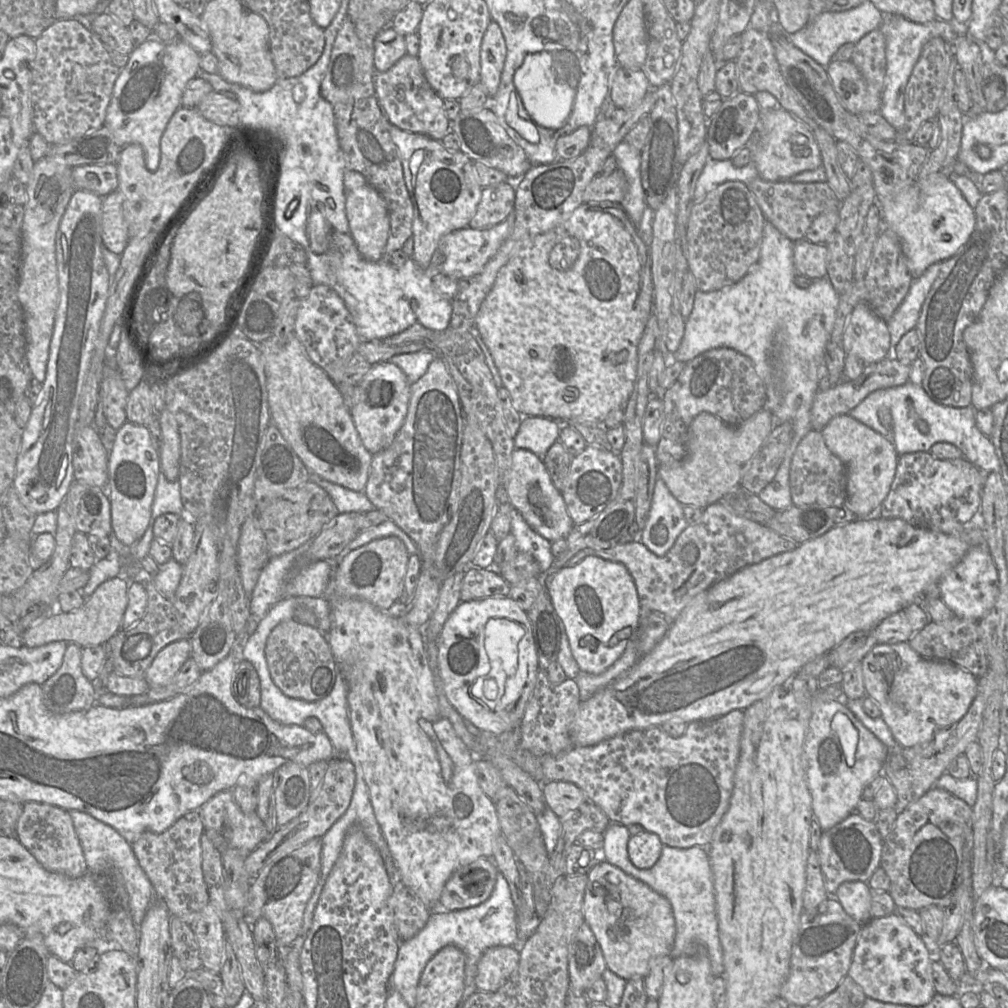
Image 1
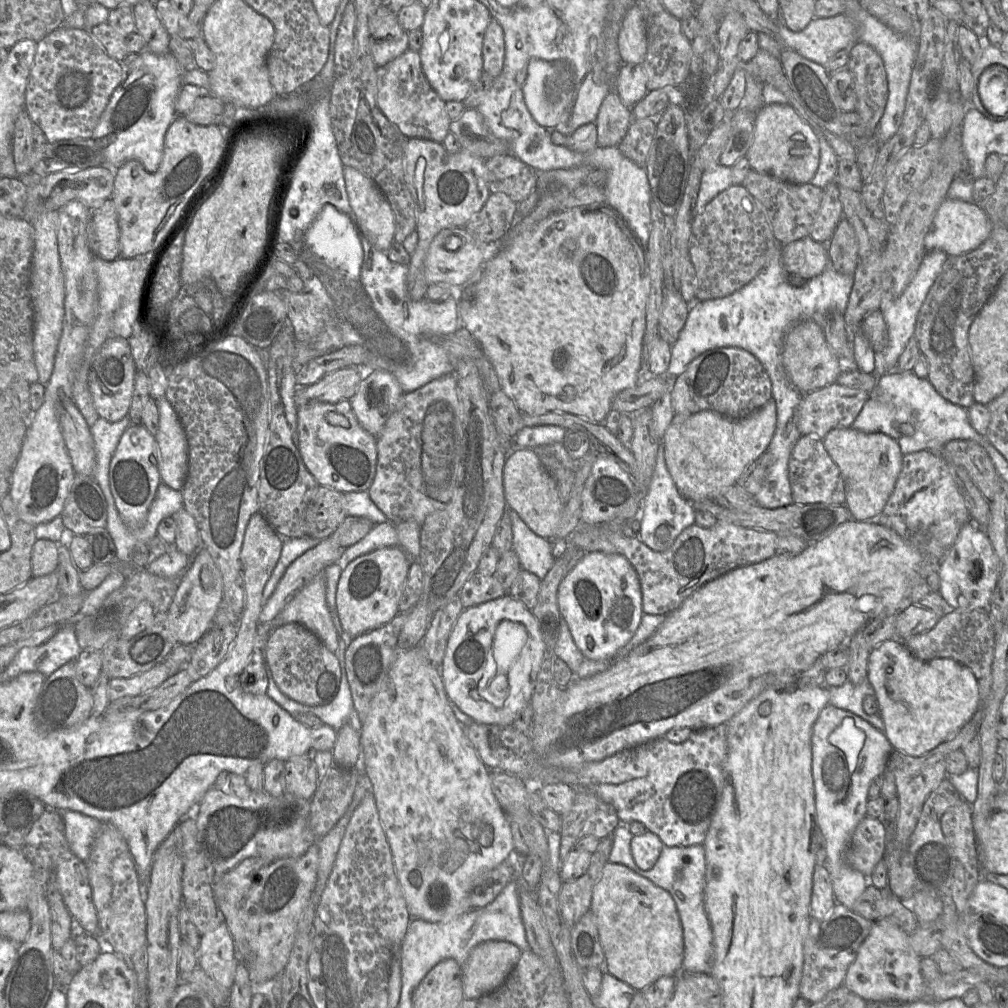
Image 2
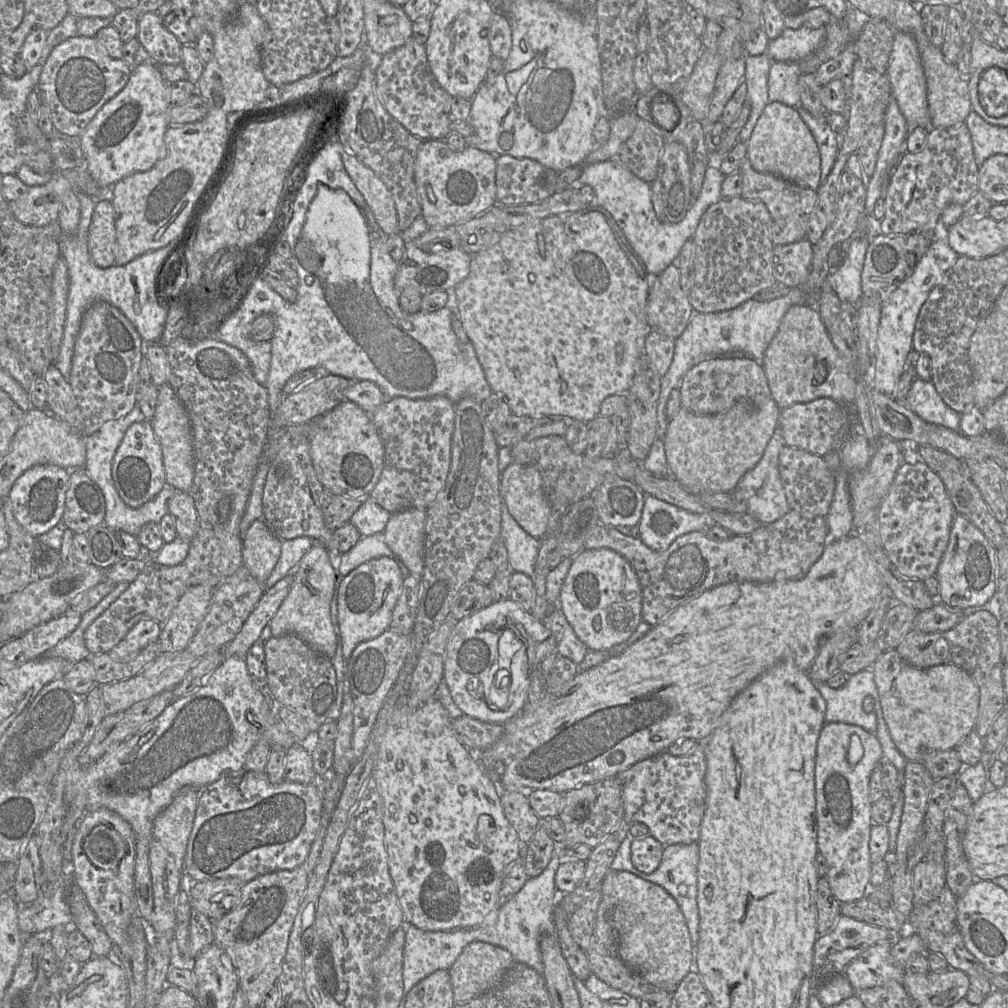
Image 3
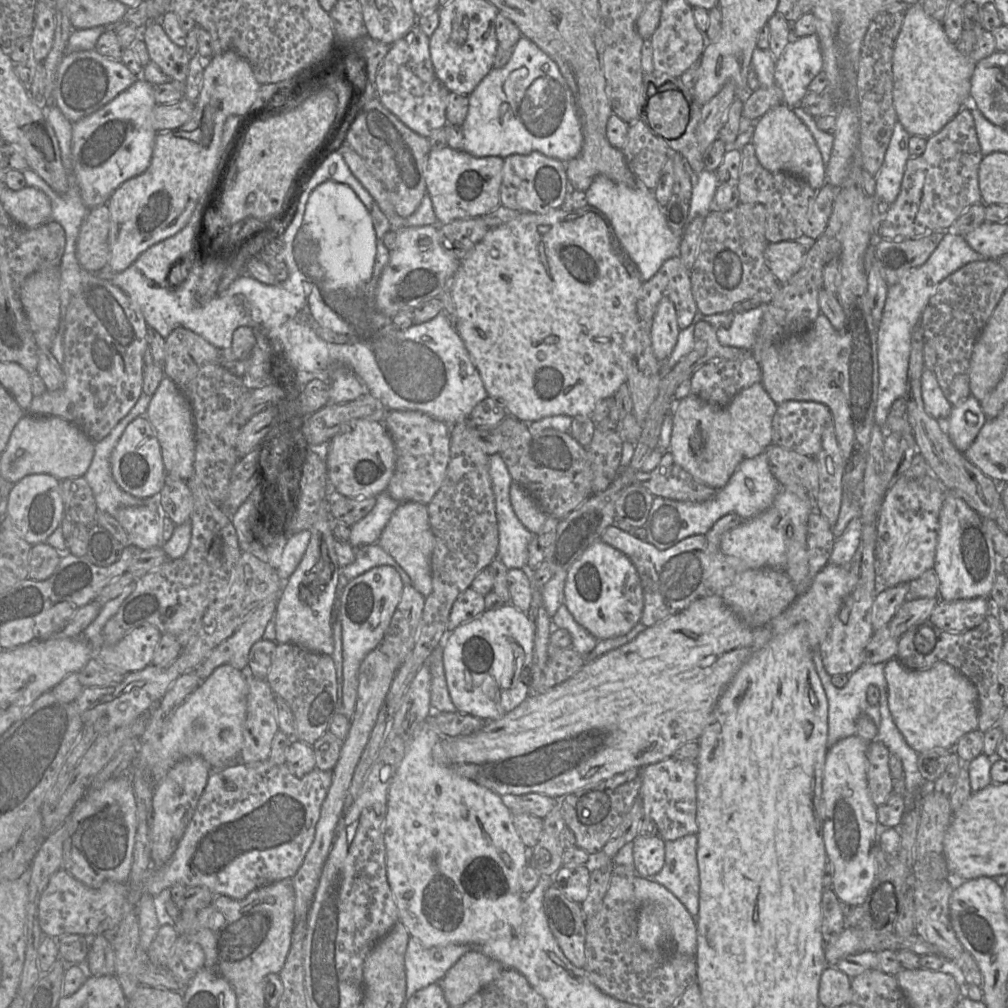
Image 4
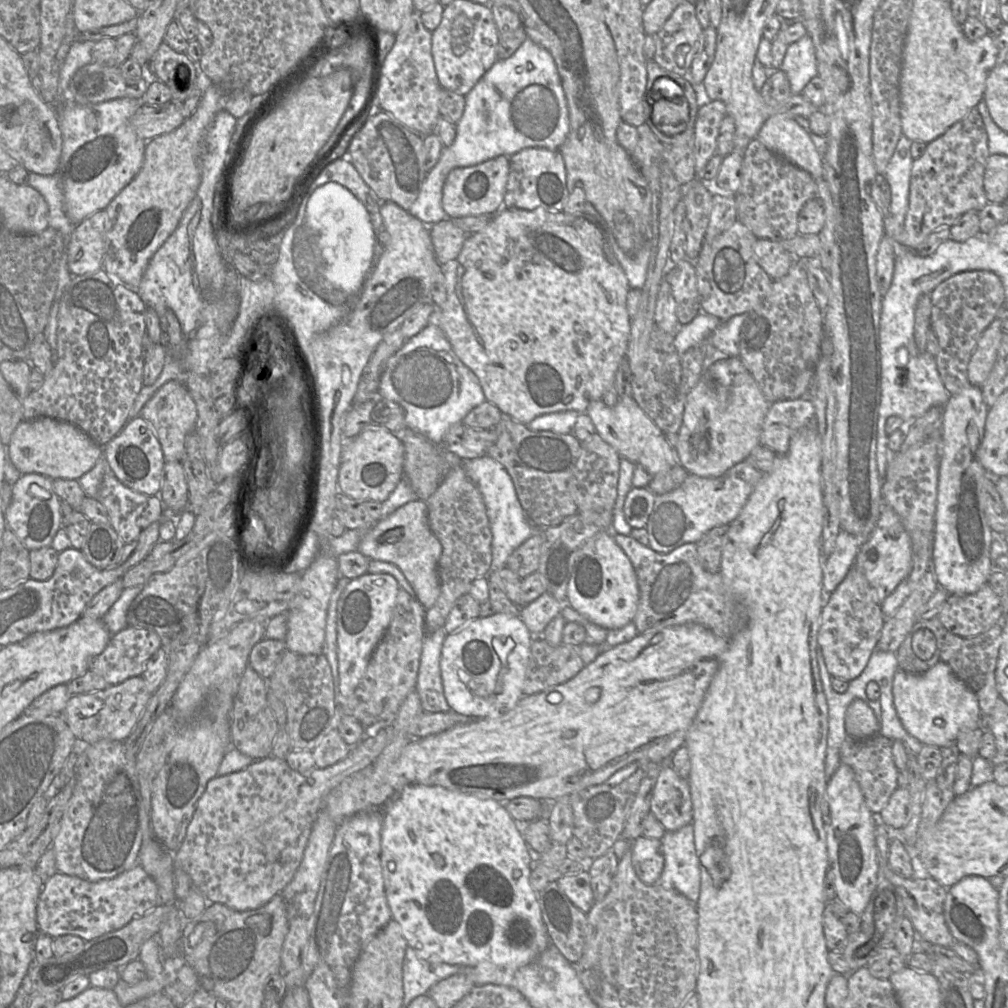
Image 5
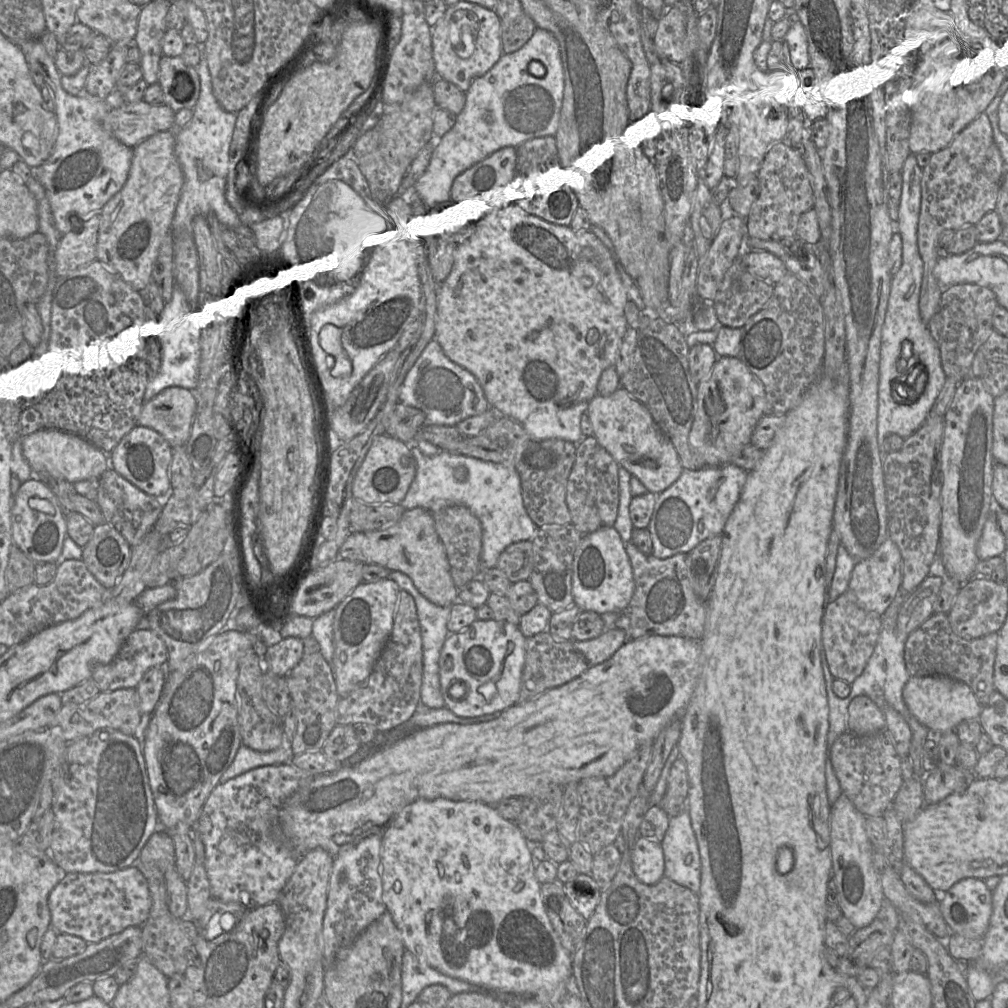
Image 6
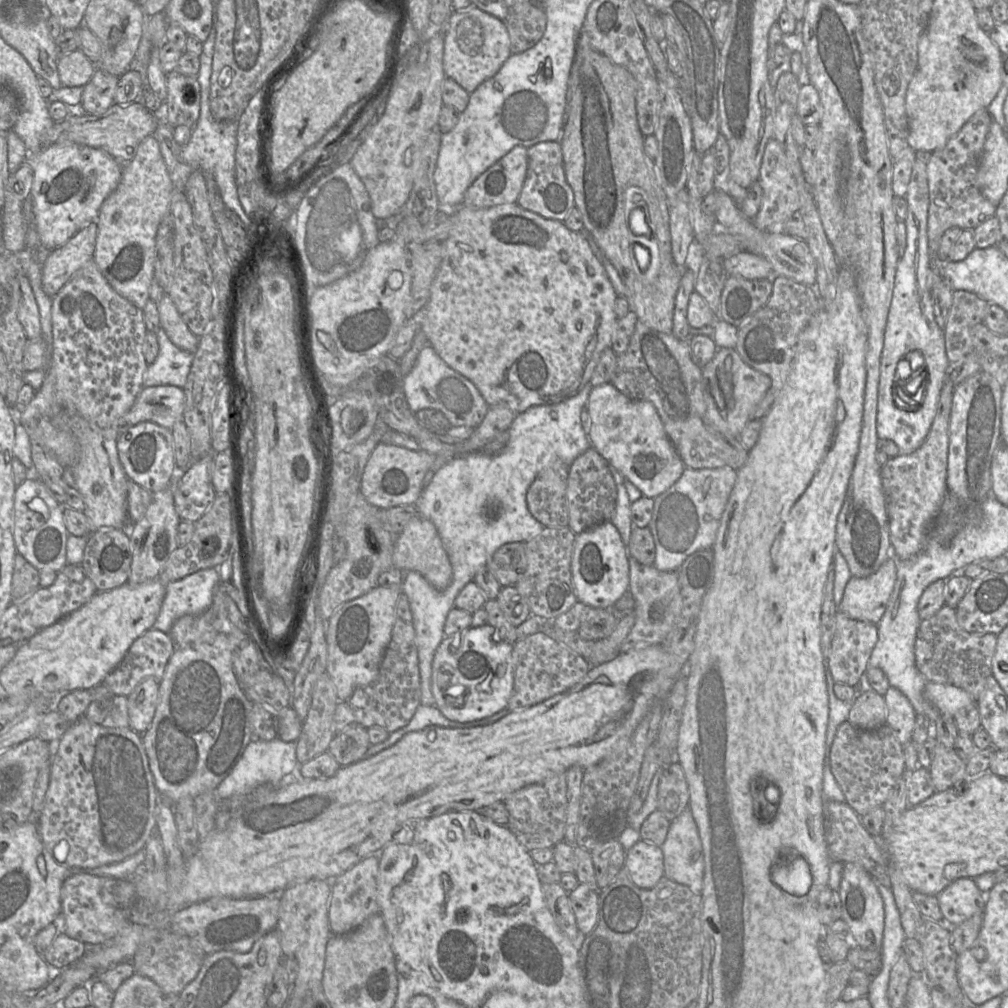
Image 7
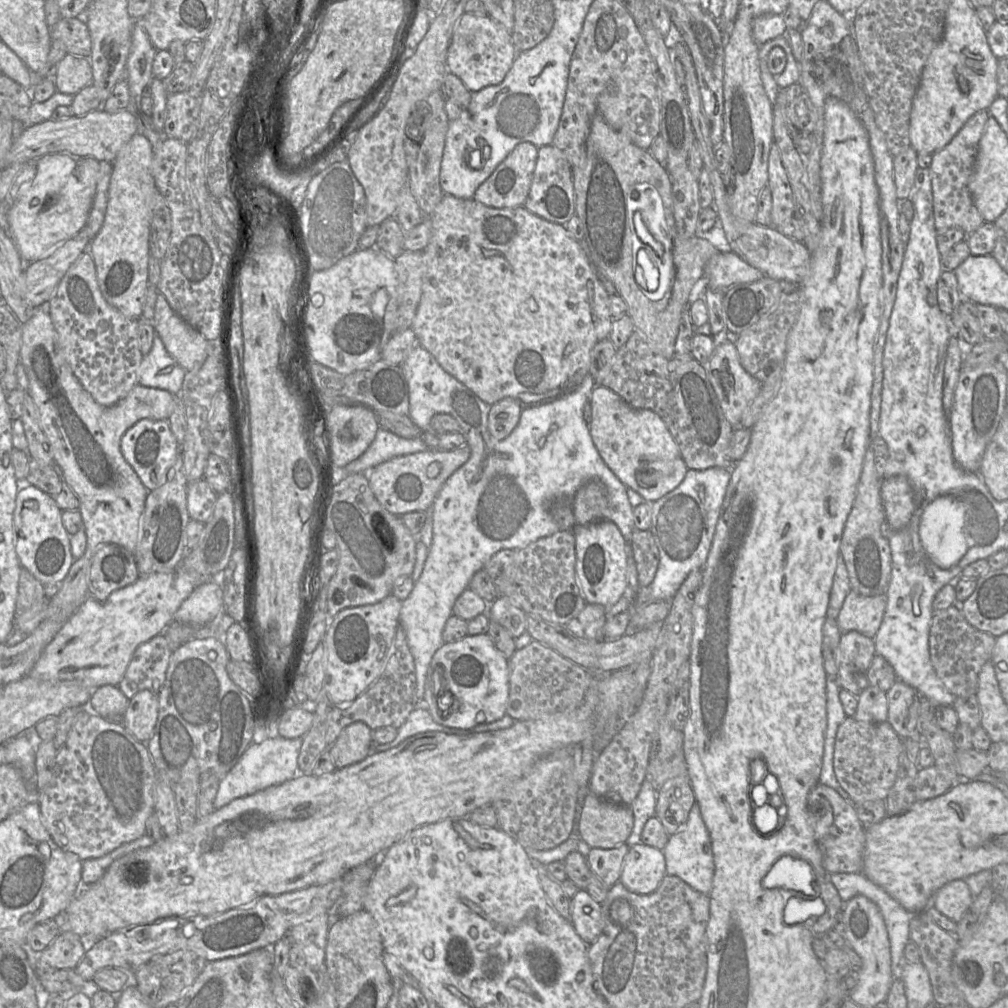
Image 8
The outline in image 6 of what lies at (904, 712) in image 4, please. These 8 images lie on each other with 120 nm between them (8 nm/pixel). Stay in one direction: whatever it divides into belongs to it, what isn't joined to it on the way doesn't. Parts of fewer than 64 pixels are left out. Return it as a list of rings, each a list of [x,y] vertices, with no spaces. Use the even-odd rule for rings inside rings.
[[[939,675],[911,676],[903,688],[902,696],[910,713],[933,735],[955,730],[964,720],[978,719],[983,707],[968,685]]]

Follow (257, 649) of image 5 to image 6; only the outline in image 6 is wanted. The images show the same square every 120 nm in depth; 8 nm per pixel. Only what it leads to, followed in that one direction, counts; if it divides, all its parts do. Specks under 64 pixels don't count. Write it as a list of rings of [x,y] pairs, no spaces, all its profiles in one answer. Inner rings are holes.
[[[289,637],[268,646],[262,661],[266,672],[285,677],[299,663],[303,654],[303,640]]]

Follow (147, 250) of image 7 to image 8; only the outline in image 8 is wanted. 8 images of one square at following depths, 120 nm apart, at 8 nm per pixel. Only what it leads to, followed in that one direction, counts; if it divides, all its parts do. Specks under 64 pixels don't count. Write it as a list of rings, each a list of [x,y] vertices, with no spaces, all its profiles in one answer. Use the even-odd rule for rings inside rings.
[[[136,133],[118,152],[112,162],[104,222],[89,245],[102,296],[130,319],[141,318],[148,286],[150,223],[157,190],[151,173],[152,158],[153,147],[140,133]]]

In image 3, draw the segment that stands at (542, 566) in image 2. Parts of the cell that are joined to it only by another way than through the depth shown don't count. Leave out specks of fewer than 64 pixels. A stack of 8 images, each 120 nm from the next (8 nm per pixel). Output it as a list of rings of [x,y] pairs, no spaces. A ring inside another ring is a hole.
[[[504,502],[501,503],[500,536],[505,542],[510,569],[522,572],[533,580],[541,540],[528,534],[518,524]]]

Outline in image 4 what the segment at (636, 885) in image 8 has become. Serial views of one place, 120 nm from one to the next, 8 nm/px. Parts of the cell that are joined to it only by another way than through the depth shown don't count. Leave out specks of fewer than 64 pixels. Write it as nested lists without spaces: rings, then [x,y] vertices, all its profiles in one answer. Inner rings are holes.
[[[659,835],[638,836],[633,841],[633,860],[635,871],[640,877],[656,875],[665,862],[665,841]]]

